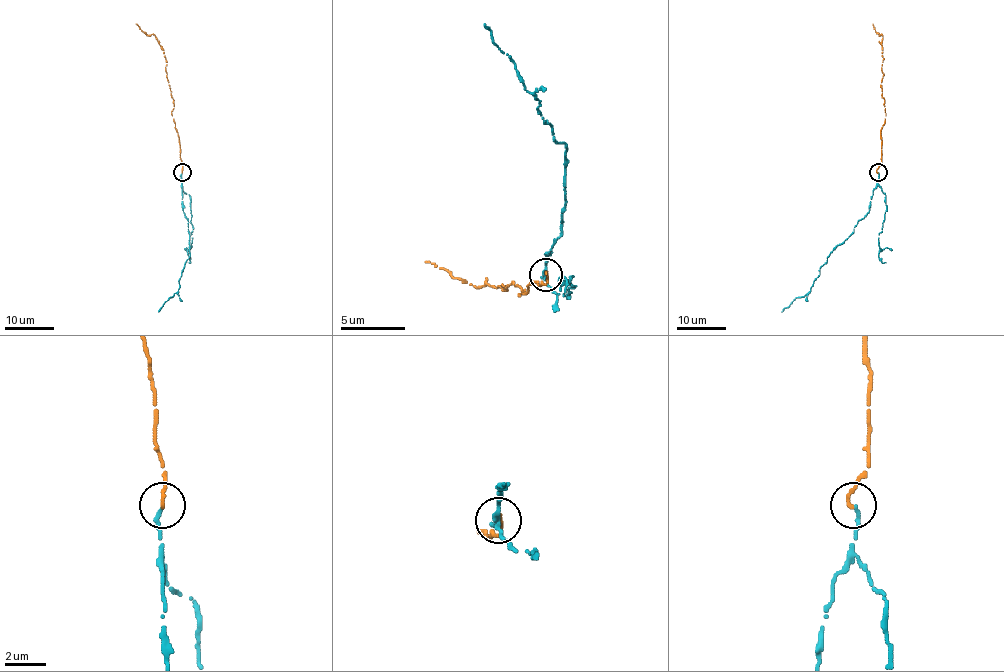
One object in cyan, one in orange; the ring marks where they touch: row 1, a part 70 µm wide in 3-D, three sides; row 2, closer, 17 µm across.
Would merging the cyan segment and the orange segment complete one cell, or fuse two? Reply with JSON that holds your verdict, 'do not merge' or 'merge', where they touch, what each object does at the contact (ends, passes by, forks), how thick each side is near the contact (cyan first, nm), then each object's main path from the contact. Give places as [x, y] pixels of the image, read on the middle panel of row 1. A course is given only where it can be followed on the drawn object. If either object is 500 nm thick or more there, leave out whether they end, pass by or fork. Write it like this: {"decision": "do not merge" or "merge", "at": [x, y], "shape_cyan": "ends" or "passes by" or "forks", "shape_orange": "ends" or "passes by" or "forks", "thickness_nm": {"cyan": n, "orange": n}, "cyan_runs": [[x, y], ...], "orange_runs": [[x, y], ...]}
{"decision": "merge", "at": [546, 274], "shape_cyan": "ends", "shape_orange": "ends", "thickness_nm": {"cyan": 180, "orange": 180}, "cyan_runs": [[546, 277], [562, 222], [566, 145], [543, 122], [537, 100], [485, 23]], "orange_runs": [[546, 274], [546, 283], [517, 296], [524, 293], [511, 283], [505, 290], [501, 283], [476, 287], [424, 261]]}

